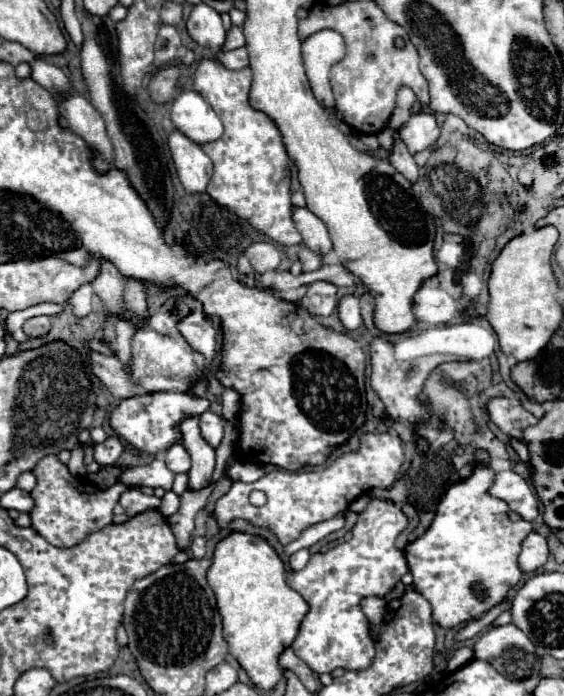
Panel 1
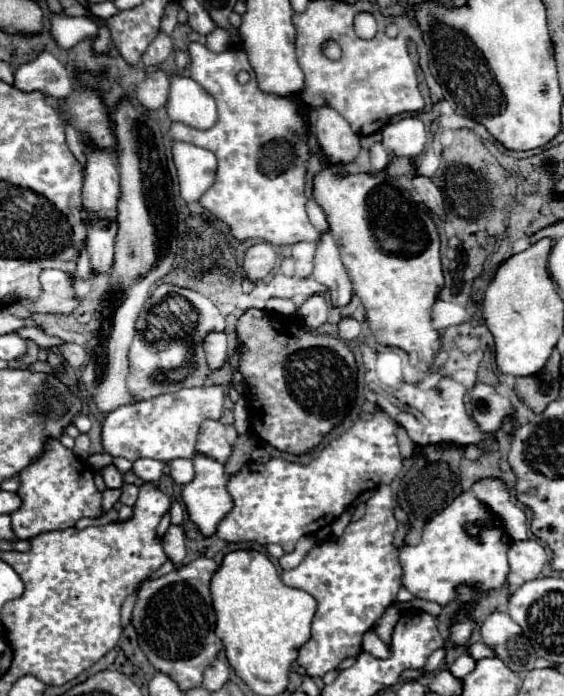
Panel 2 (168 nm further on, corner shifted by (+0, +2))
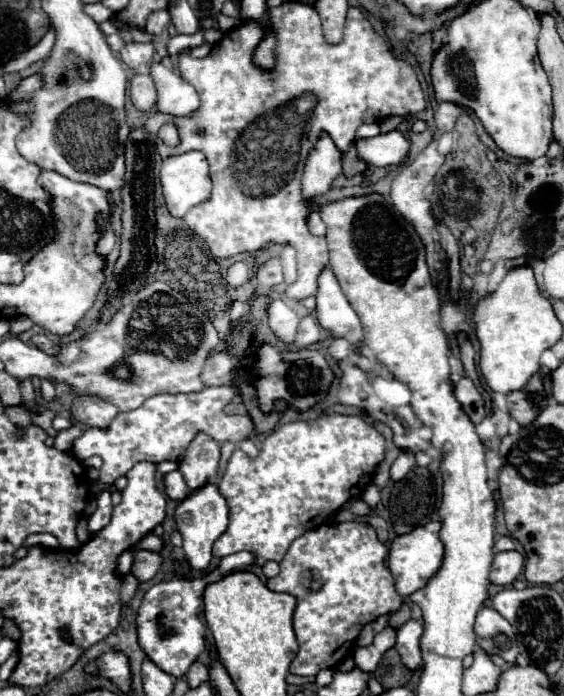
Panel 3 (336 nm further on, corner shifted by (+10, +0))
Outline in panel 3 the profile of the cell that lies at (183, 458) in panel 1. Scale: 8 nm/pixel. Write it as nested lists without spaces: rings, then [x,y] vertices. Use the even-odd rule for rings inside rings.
[[[178,470],[166,474],[164,484],[166,484],[168,498],[172,498],[174,502],[180,502],[180,498],[184,498],[184,494],[188,494],[188,486],[186,486],[186,482]]]

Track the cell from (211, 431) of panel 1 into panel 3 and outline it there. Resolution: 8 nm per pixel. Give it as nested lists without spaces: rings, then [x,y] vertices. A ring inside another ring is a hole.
[[[198,434],[180,462],[180,474],[188,490],[196,490],[196,486],[204,486],[204,482],[218,482],[218,460],[220,444],[206,434]]]

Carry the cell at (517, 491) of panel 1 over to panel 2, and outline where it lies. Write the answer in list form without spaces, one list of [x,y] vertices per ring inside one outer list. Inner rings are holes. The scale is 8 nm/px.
[[[480,478],[472,484],[472,492],[480,502],[488,504],[494,514],[498,514],[512,540],[530,538],[526,510],[514,502],[512,492],[502,478]]]

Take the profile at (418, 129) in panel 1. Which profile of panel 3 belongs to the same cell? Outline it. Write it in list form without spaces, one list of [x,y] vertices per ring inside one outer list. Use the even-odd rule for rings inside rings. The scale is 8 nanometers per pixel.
[[[394,130],[376,138],[356,138],[354,146],[358,150],[358,158],[368,166],[386,168],[396,166],[406,158],[410,142],[398,130]]]

